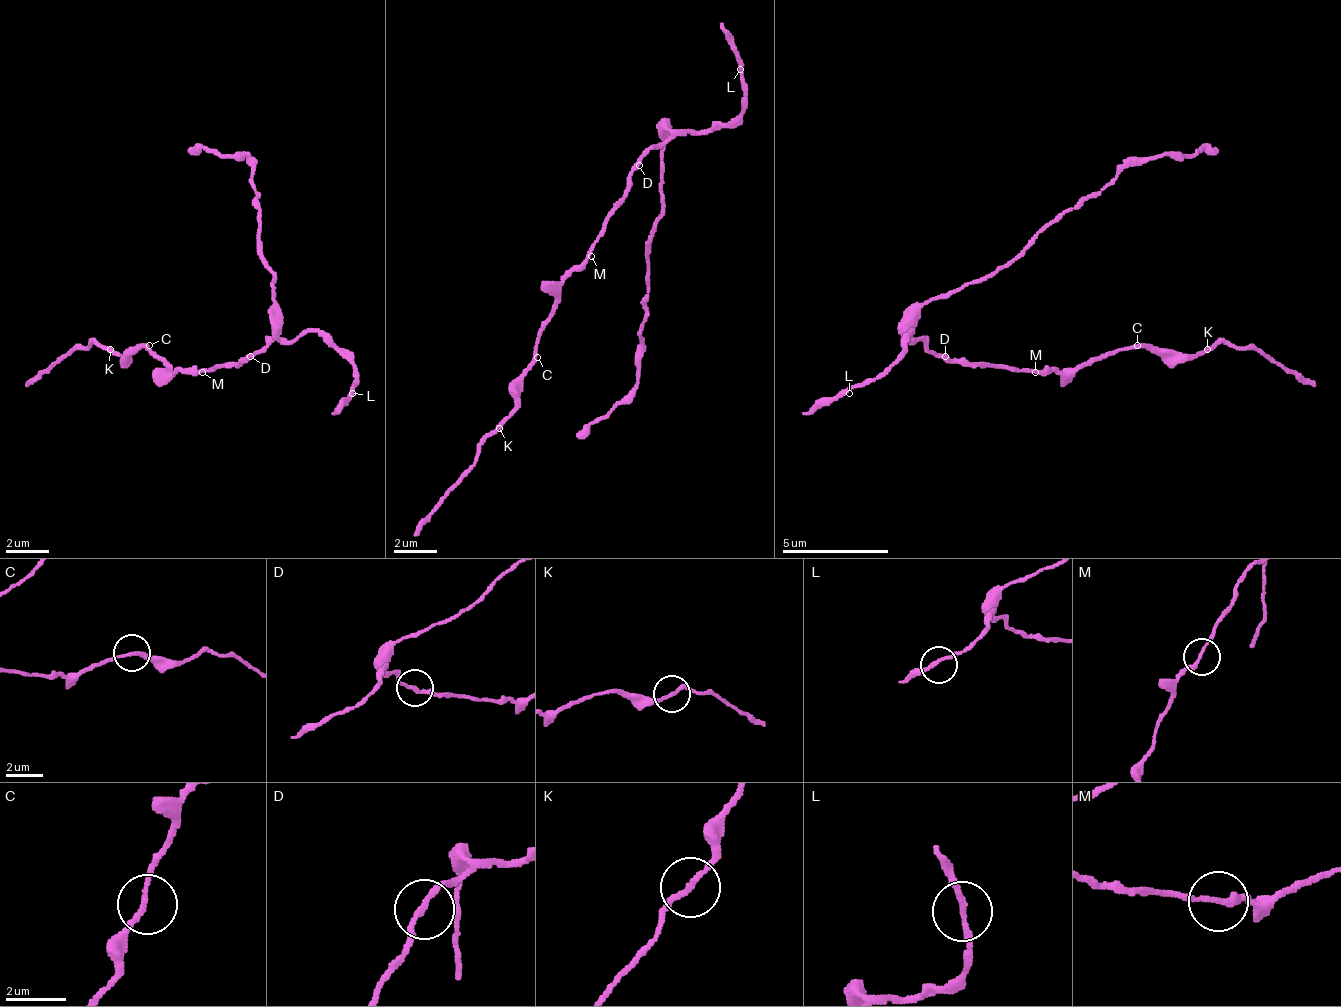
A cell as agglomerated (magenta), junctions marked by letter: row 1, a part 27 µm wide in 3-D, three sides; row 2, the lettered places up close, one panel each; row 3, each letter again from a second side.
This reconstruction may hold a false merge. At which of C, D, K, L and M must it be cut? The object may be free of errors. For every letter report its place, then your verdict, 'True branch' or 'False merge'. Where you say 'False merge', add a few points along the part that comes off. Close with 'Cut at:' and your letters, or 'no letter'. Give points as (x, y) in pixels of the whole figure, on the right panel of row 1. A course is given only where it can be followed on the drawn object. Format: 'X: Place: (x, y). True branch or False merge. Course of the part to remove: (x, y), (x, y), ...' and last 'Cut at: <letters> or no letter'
C: Place: (1137, 345). True branch
D: Place: (945, 356). True branch
K: Place: (1207, 349). True branch
L: Place: (849, 393). True branch
M: Place: (1035, 372). True branch
Cut at: no letter

